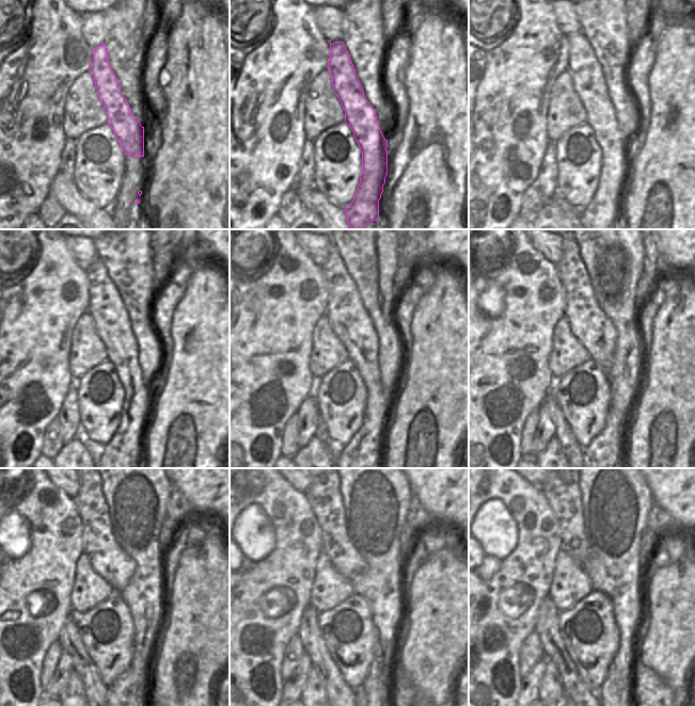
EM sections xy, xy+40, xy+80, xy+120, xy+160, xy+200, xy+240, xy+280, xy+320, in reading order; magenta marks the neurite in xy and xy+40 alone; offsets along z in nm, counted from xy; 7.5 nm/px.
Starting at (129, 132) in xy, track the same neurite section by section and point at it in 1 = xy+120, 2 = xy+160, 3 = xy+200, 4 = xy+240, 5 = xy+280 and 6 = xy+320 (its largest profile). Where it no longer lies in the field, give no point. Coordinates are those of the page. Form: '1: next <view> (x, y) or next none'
1: next xy+120 (112, 324)
2: next xy+160 (348, 318)
3: next xy+200 (588, 323)
4: next xy+240 (107, 558)
5: next xy+280 (324, 494)
6: next xy+320 (561, 490)

